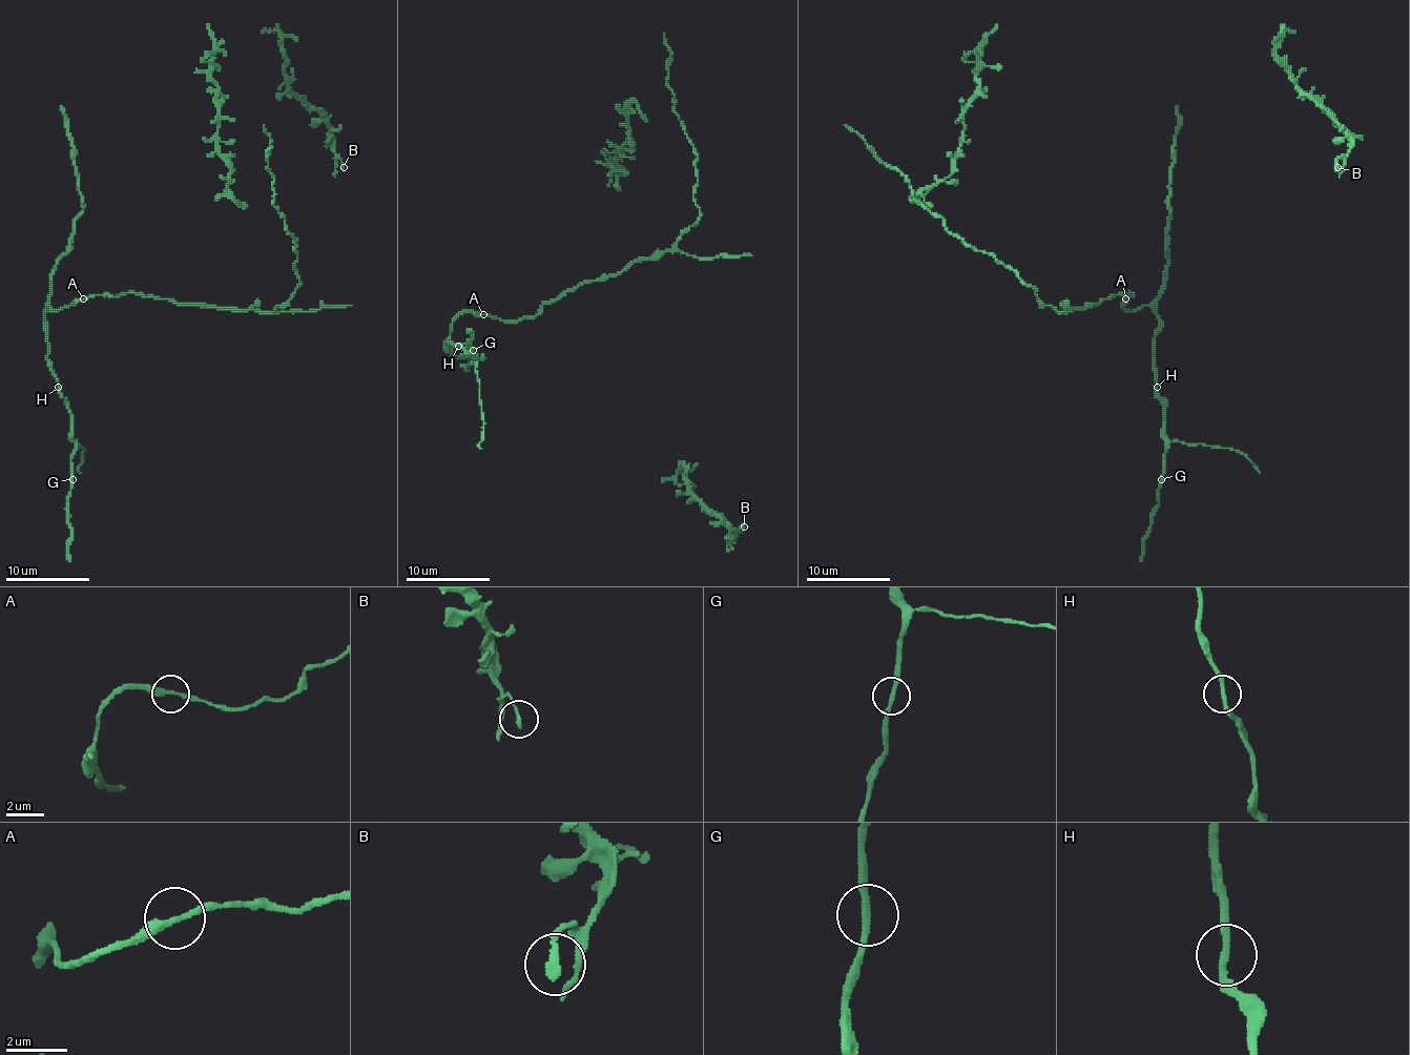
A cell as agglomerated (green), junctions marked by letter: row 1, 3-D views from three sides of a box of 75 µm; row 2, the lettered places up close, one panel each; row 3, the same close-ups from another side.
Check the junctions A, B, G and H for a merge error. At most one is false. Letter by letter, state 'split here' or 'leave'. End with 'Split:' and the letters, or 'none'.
A: leave
B: leave
G: leave
H: leave
Split: none

